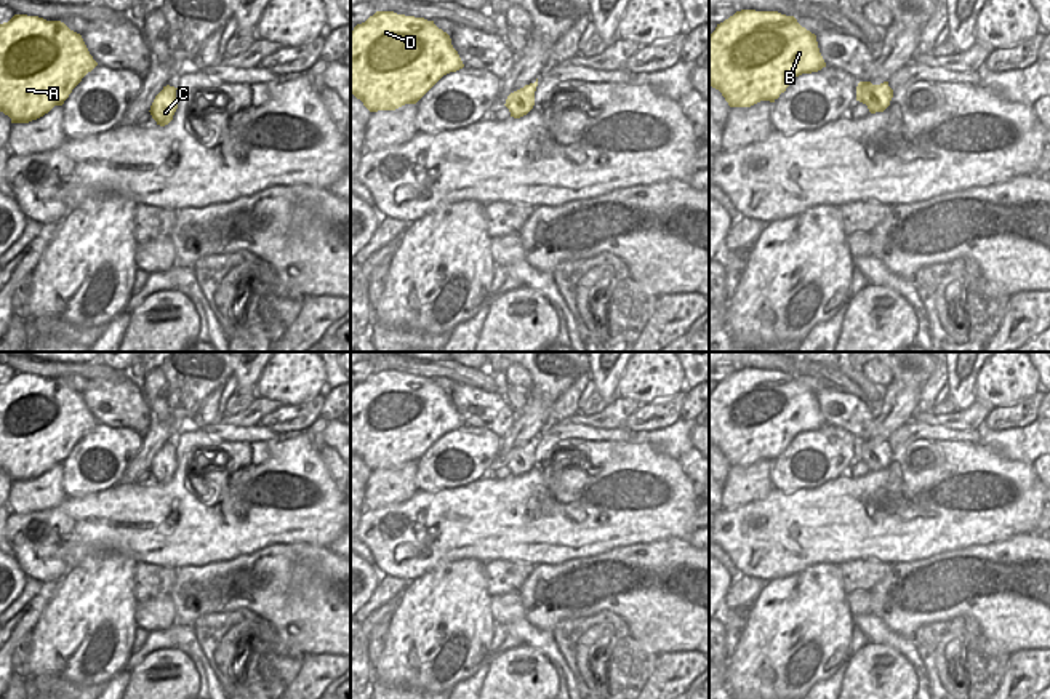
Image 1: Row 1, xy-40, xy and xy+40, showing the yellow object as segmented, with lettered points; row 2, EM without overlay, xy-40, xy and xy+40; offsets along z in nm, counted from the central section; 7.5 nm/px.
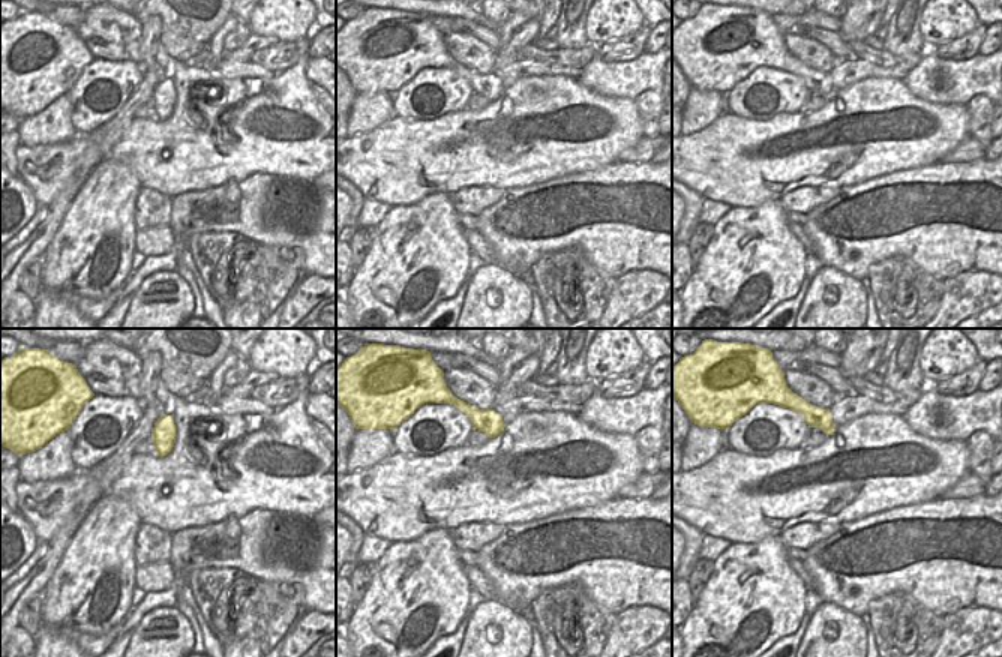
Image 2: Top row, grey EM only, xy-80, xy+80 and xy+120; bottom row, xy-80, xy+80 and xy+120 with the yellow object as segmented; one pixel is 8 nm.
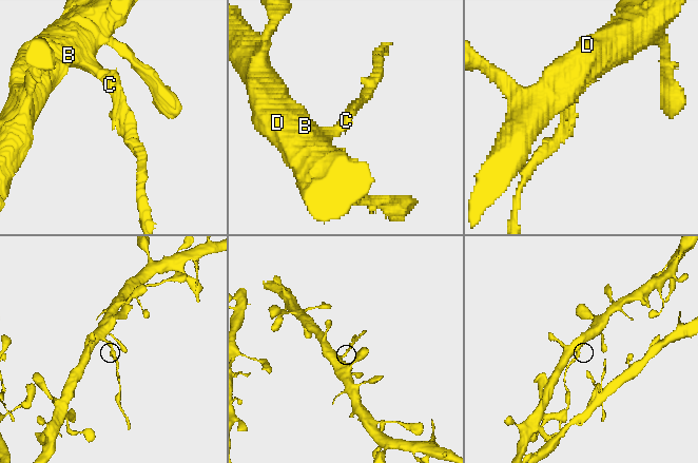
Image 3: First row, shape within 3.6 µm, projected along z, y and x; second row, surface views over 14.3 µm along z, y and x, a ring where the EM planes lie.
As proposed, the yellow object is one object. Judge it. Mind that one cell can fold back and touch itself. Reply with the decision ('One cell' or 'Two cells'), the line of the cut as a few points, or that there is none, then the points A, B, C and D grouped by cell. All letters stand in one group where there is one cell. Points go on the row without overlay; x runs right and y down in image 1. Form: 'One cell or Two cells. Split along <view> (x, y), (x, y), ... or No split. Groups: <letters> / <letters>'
Two cells. Split along xy+40 (881, 443), (866, 463). Groups: A B D / C

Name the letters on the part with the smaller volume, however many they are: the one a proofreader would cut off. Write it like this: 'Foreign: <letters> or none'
Foreign: C

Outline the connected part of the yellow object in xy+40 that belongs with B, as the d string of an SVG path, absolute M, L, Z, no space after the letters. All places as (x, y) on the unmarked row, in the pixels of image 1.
M736 369L709 393L709 445L719 448L730 465L775 461L796 435L823 425L826 421L816 393L802 385L794 374L778 369Z

